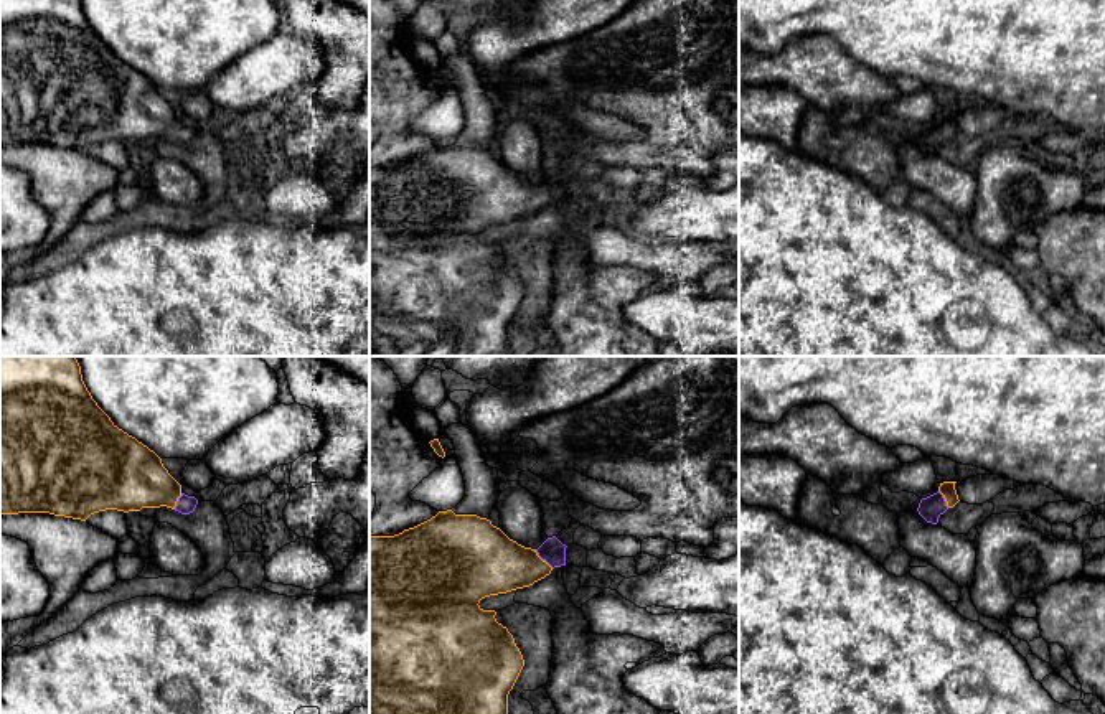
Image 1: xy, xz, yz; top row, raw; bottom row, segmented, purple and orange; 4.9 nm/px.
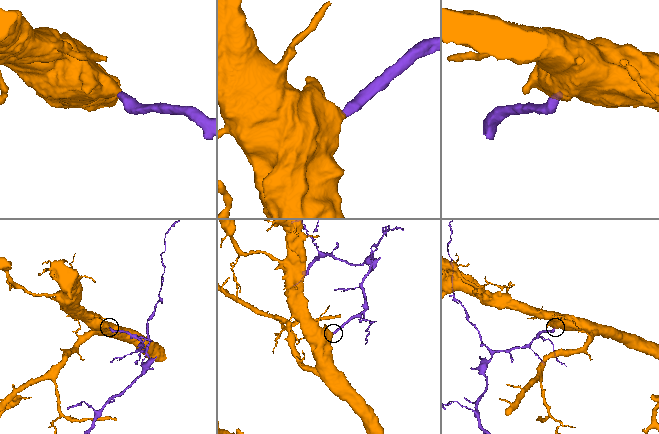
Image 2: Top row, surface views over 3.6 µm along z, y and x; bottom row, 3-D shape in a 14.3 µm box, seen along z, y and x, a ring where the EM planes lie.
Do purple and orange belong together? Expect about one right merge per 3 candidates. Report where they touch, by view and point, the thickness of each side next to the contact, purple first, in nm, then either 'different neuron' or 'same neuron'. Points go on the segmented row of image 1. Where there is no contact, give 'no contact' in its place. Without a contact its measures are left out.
meets purple in xz at (543, 559); 120 nm thick on the purple side, 300 nm on the other; same neuron

